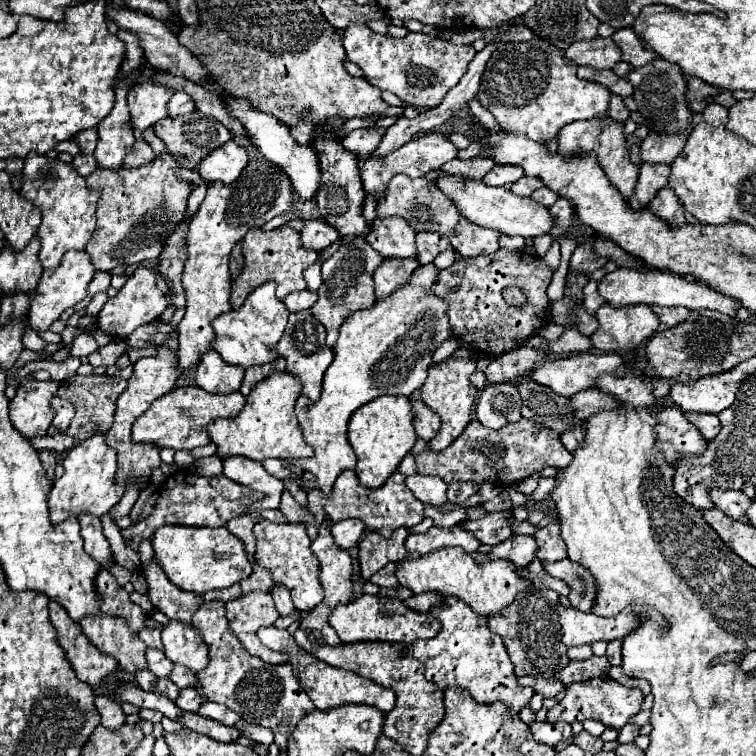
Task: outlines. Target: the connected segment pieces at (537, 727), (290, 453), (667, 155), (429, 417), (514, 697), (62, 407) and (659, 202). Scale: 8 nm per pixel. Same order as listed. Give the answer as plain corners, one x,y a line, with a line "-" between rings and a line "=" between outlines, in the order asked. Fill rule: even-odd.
534,720
528,726
530,726
532,734
536,736
536,740
540,740
542,744
548,744
548,746
556,746
562,740
562,736
570,736
570,732
572,732
570,726
564,724
564,722
550,724
550,722
538,722
538,720
=
276,372
262,382
258,382
246,398
246,406
238,416
230,418
216,418
208,424
208,434
212,442
218,444
218,458
226,456
246,456
258,462
264,458
288,458
300,460
314,456
312,446
306,444
300,424
294,414
294,404
302,394
300,378
290,372
=
694,124
686,128
686,134
658,134
648,132
642,140
642,162
656,162
656,164
672,164
672,160
682,152
686,136
692,132
=
414,400
414,410
416,410
416,422
414,422
414,428
416,428
416,436
424,442
430,442
436,432
440,430
440,416
436,416
432,410
428,410
420,400
=
442,596
442,602
432,606
430,614
440,620
442,630
430,640
416,640
412,644
414,658
426,666
424,676
428,680
432,680
440,690
446,690
452,684
466,688
482,704
500,700
514,712
520,712
530,702
534,690
518,684
504,642
498,634
490,632
484,616
476,614
468,604
454,596
=
52,398
52,406
56,408
56,416
54,416
54,426
60,430
60,432
66,432
66,428
70,426
74,414
76,414
76,408
72,406
72,402
68,400
62,400
62,398
=
662,188
648,204
648,208
668,220
672,226
682,226
686,222
686,210
680,204
680,200
674,196
670,188

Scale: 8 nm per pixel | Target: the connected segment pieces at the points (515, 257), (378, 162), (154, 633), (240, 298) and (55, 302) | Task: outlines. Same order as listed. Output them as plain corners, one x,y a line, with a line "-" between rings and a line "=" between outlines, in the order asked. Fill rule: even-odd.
498,250
488,256
474,256
474,258
462,258
460,262
454,262
450,268
442,270
438,276
438,286
436,290
440,292
440,298
446,298
450,308
448,308
448,318
452,324
452,338
456,338
464,348
480,350
492,356
510,352
512,348
518,348
522,340
528,340
532,334
536,334
538,328
542,328
548,322
548,296
546,288
552,282
552,268
536,254
530,252
508,252
508,250
-
506,286
518,286
522,292
526,292
526,304
516,308
510,306
502,298
502,288
=
428,132
424,136
418,136
414,140
410,140
408,144
404,144
402,148
386,154
386,156
372,156
372,158
366,158
362,168
360,168
360,174
362,174
362,186
364,186
364,192
366,196
372,196
374,202
378,204
384,194
386,194
386,188
388,188
388,182
392,176
396,174
406,174
406,176
424,176
426,172
432,172
432,170
440,170
440,166
452,158
456,158
456,152
458,148
440,132
=
144,626
140,632
138,632
140,640
146,644
146,646
152,646
152,648
162,648
162,640
160,640
160,628
148,628
=
282,226
282,228
270,230
270,232
264,232
262,228
252,228
246,234
244,242
242,242
242,250
244,250
246,266
244,266
244,272
240,274
240,278
232,282
232,298
230,298
230,302
232,302
234,308
240,308
242,302
246,300
246,296
254,288
262,286
268,280
274,280
278,284
278,298
280,300
284,300
290,292
304,290
306,288
306,282
304,282
302,272
312,262
316,262
316,258
318,258
318,252
306,250
302,246
300,232
294,230
294,228
290,228
290,226
=
70,250
64,254
62,262
54,270
44,270
40,284
36,288
36,296
30,304
30,328
32,330
48,330
54,320
60,318
60,314
72,306
76,306
80,300
88,294
88,284
92,282
96,274
96,268
90,260
90,256
84,250

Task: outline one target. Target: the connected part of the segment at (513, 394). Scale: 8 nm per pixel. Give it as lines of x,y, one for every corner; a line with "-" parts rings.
488,384
476,400
476,420
486,428
502,428
508,422
518,422
520,394
514,384

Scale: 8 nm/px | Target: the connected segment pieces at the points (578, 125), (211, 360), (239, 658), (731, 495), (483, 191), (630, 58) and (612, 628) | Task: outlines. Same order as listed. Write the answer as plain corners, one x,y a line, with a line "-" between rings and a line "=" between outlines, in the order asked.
584,120
570,122
558,134
558,150
562,154
582,154
582,152
598,152
598,162
606,172
608,180
620,190
624,198
630,198
638,180
638,166
628,158
628,142
624,136
624,124
616,120
=
214,350
202,354
196,366
196,384
212,394
236,392
242,384
244,368
226,364
=
220,600
204,602
194,614
192,624
210,648
208,666
196,674
204,696
212,702
224,704
230,710
238,712
246,722
270,728
274,732
276,744
284,750
296,722
314,710
312,700
294,678
292,666
268,664
258,656
250,656
236,638
236,634
230,630
226,618
226,606
=
712,488
710,490
710,498
712,498
716,508
720,508
724,514
728,514
732,520
738,520
738,522
744,520
744,512
752,504
752,500
740,490
718,490
718,488
=
442,174
436,178
436,186
450,196
454,206
468,216
468,220
484,226
484,228
494,228
506,236
540,236
548,234
552,230
552,216
548,208
538,204
532,198
516,196
504,186
486,186
482,180
470,180
458,174
=
632,28
616,30
616,34
612,36
612,40
620,46
624,62
632,64
634,68
640,68
640,66
656,60
656,54
652,50
648,50
648,48
642,46
642,42
638,40
638,36
634,34
=
558,608
560,614
560,632
562,632
562,642
566,646
582,646
582,644
592,644
598,640
610,642
616,638
624,638
632,628
636,628
638,620
632,608
622,610
616,616
594,616
594,614
584,614
576,612
576,608

